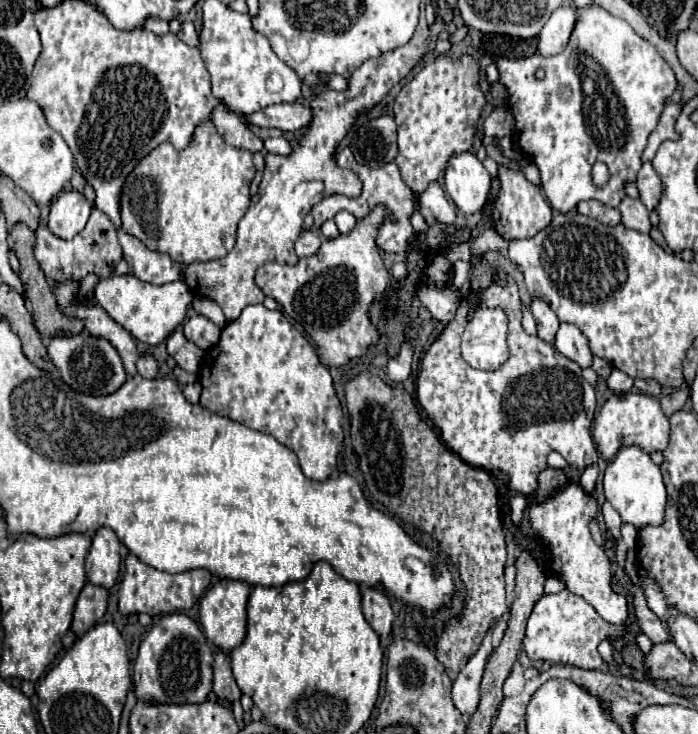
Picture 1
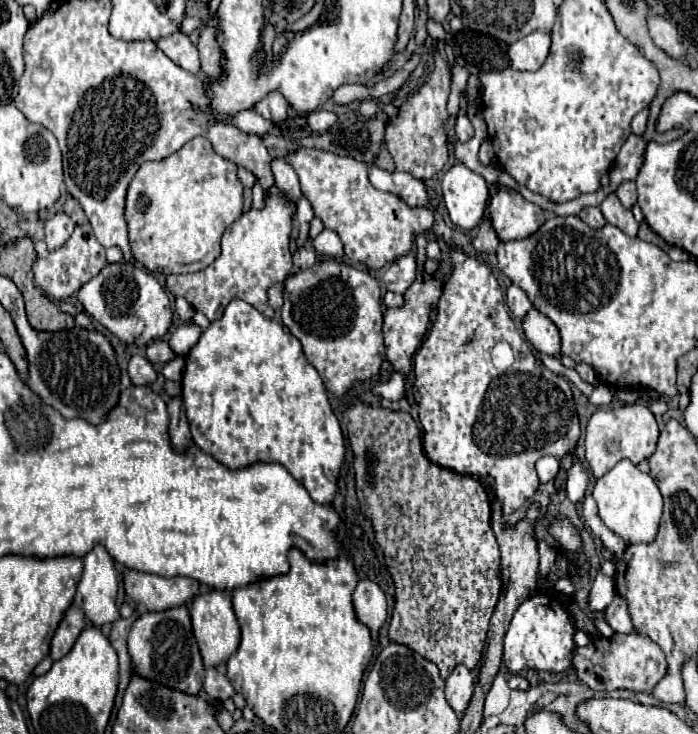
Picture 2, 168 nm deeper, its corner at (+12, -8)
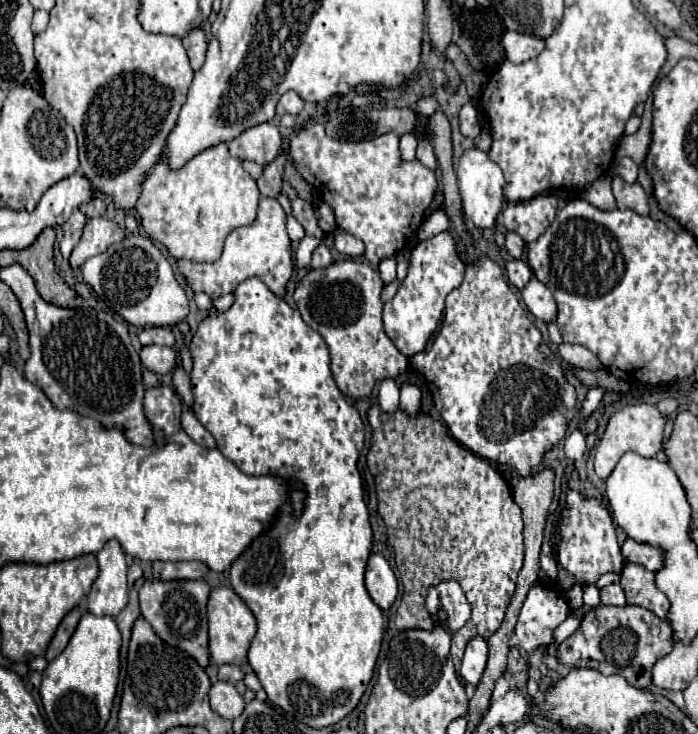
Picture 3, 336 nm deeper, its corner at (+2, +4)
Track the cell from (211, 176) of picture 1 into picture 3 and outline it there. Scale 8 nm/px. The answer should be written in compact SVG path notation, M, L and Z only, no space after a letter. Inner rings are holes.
M220 142L202 150L178 170L158 160L142 186L136 212L144 232L170 258L214 262L222 254L226 236L234 228L254 222L258 198L254 178L242 168L238 158L230 156L228 144Z

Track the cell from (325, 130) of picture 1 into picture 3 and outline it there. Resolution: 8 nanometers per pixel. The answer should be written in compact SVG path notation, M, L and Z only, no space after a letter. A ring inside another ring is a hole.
M276 200L260 202L258 204L258 216L252 224L244 228L236 228L224 244L224 252L216 262L192 262L192 260L178 260L178 270L186 278L186 284L194 292L206 292L212 300L220 298L224 294L232 294L234 288L246 280L246 278L260 278L276 296L286 296L286 284L292 276L292 248L290 238L286 232L286 212Z

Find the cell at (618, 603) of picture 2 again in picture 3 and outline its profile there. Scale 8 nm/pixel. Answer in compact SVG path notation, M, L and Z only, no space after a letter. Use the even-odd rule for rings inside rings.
M618 582L602 588L600 590L600 598L602 598L604 606L626 606L626 596L624 596L624 592L622 592Z

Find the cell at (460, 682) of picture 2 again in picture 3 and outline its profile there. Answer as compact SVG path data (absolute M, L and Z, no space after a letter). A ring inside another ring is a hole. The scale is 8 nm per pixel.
M480 636L474 638L466 646L466 652L464 652L464 658L462 658L462 668L460 668L460 676L464 678L466 684L478 686L482 672L486 668L486 656L488 656L488 646Z

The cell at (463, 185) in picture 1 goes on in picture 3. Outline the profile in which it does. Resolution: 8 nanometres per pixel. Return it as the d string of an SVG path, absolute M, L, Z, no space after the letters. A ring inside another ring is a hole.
M470 148L470 150L464 150L464 154L458 160L456 178L458 178L460 196L462 196L464 216L470 222L474 222L478 228L492 228L504 204L504 184L506 182L504 182L500 166L494 164L486 152L478 148Z

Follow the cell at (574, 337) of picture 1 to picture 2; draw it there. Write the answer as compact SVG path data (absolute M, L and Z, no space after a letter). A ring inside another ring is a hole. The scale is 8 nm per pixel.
M536 308L528 312L528 316L522 320L522 330L528 338L528 342L542 354L560 356L560 334L558 328L548 320L548 316L540 314Z

